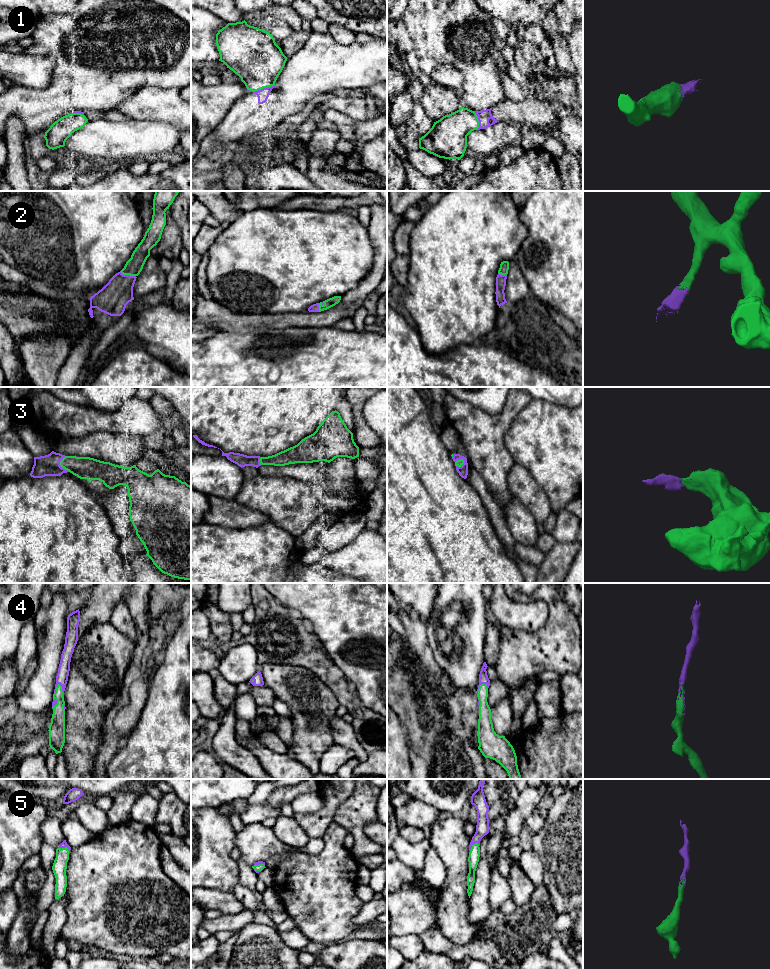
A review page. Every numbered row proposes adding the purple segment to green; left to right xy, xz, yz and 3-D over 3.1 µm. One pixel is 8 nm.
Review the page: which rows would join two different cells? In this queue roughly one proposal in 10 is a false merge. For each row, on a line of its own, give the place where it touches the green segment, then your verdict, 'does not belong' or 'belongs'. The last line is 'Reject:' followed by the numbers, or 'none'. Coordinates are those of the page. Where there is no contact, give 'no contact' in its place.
1: contact xz (260, 89); belongs
2: contact xy (128, 274); belongs
3: contact xy (60, 465); belongs
4: contact xy (61, 690); belongs
5: contact yz (473, 844); belongs
Reject: none

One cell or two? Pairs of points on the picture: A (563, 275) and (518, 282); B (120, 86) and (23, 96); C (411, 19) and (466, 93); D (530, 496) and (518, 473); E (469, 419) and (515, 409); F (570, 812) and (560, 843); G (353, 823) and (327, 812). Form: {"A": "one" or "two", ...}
{"A": "two", "B": "one", "C": "one", "D": "one", "E": "one", "F": "one", "G": "two"}

